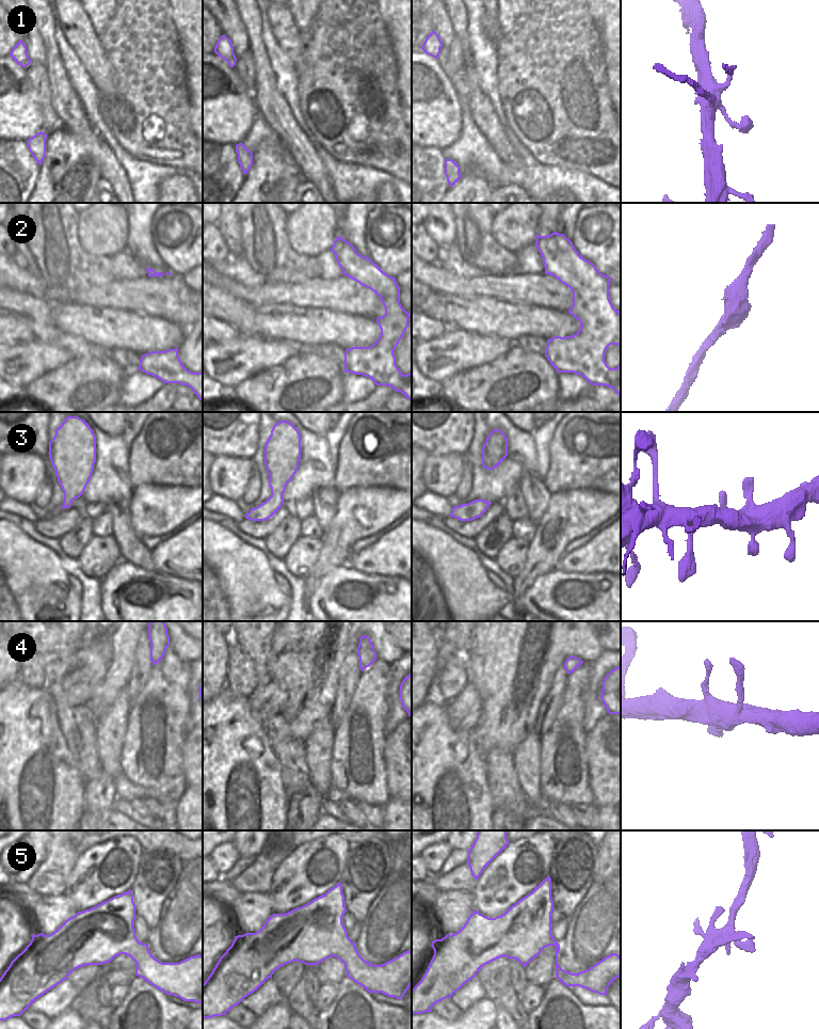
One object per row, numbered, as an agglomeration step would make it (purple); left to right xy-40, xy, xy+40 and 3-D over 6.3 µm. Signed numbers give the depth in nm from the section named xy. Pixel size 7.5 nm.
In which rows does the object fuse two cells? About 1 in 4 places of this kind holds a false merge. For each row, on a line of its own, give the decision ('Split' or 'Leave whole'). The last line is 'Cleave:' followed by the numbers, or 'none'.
1: Leave whole
2: Split
3: Leave whole
4: Leave whole
5: Leave whole
Cleave: 2.

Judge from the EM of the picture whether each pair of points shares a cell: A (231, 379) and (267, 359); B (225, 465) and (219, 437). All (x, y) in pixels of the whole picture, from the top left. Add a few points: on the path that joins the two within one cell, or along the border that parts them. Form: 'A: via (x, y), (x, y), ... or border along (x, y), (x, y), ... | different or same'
A: via (240, 370), (252, 359), (258, 359) | same
B: border along (214, 455), (243, 456), (246, 459) | different

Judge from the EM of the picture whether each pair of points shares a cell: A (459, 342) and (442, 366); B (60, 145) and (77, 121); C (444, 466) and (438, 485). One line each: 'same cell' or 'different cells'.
A: same cell
B: different cells
C: same cell

